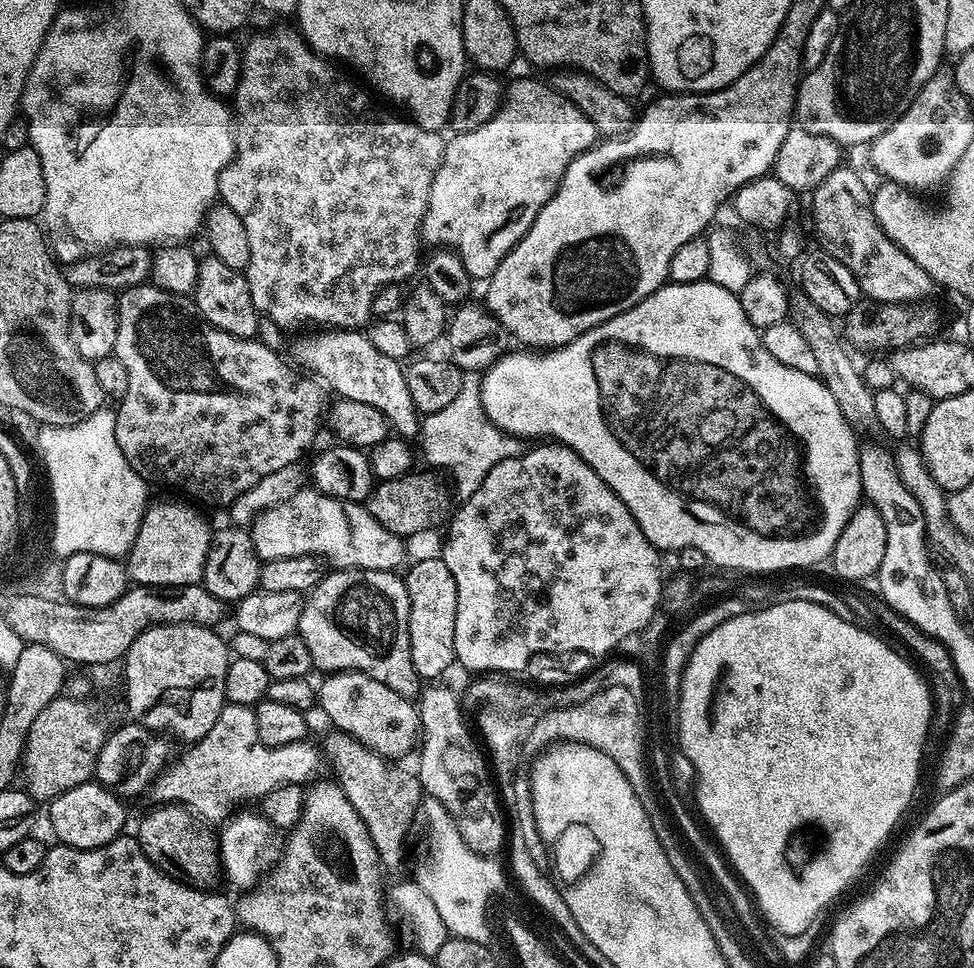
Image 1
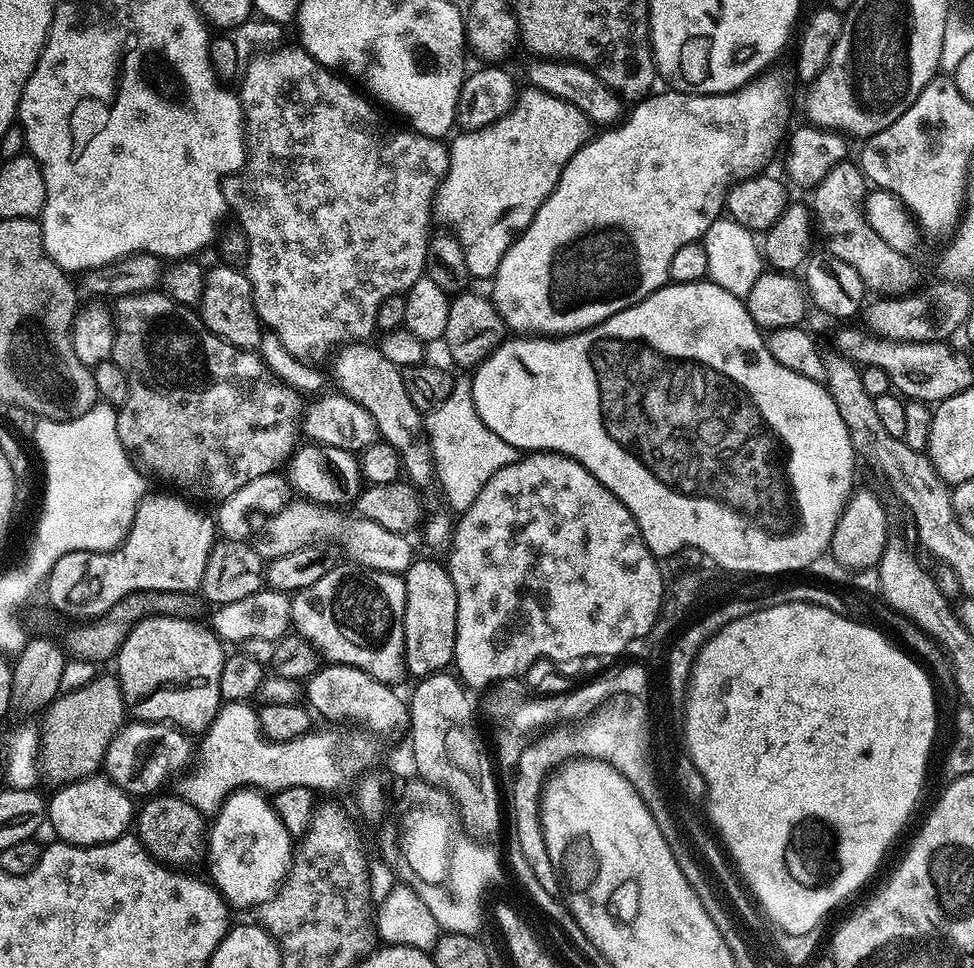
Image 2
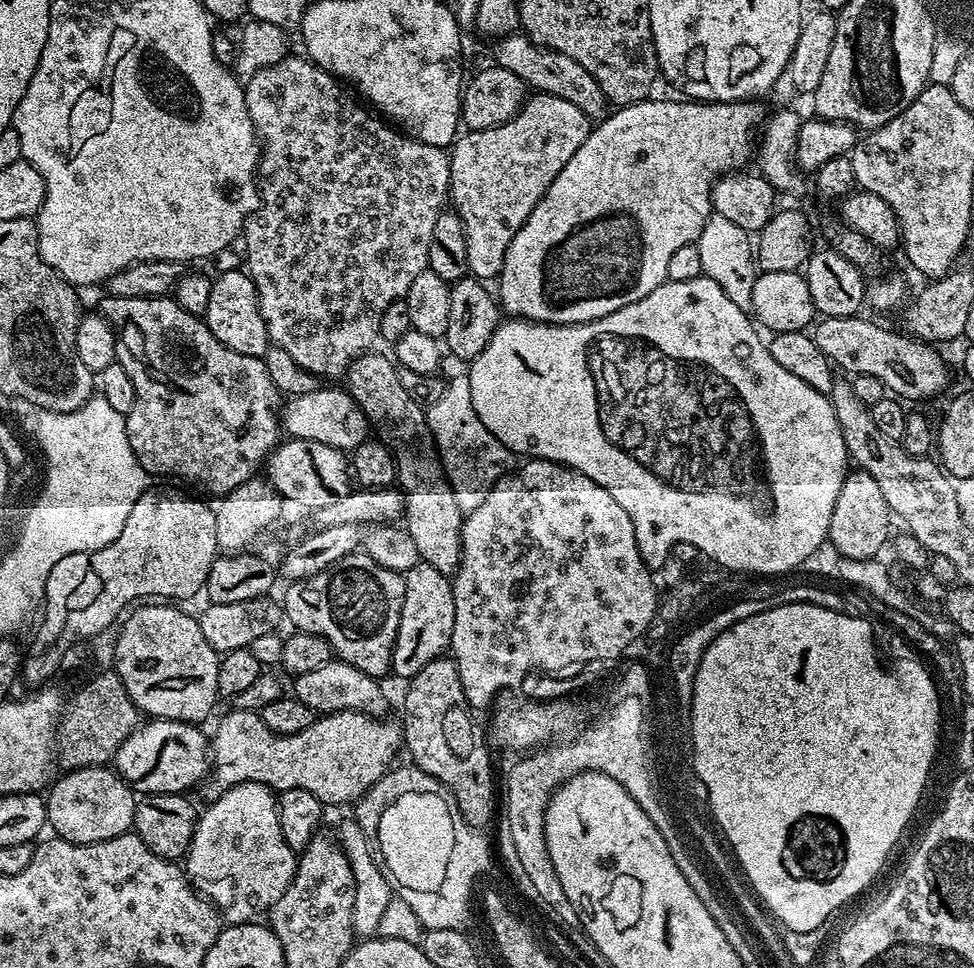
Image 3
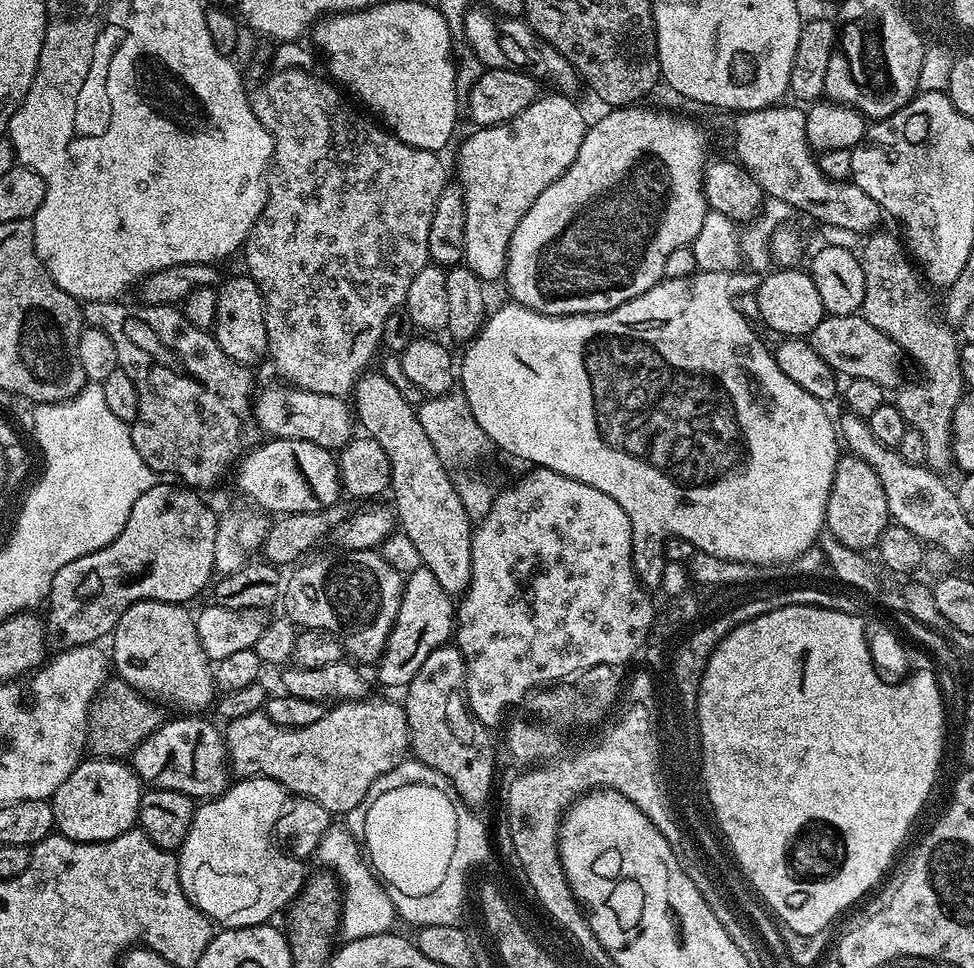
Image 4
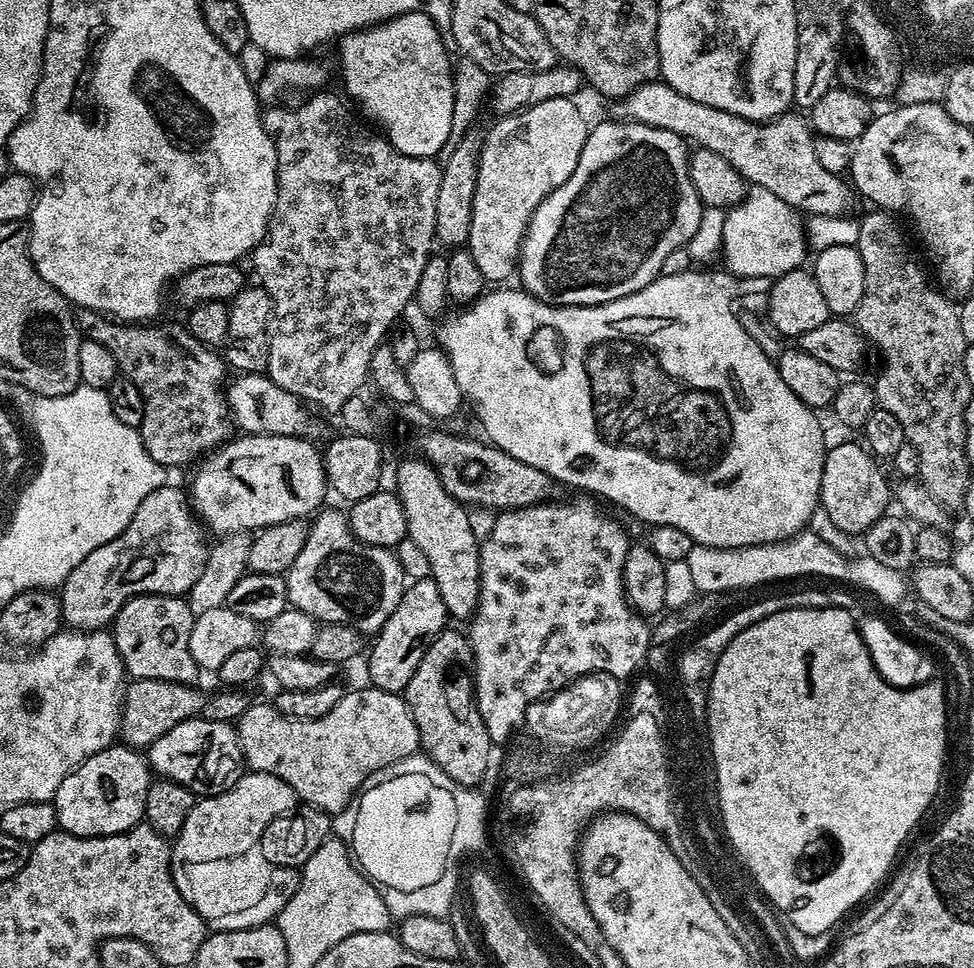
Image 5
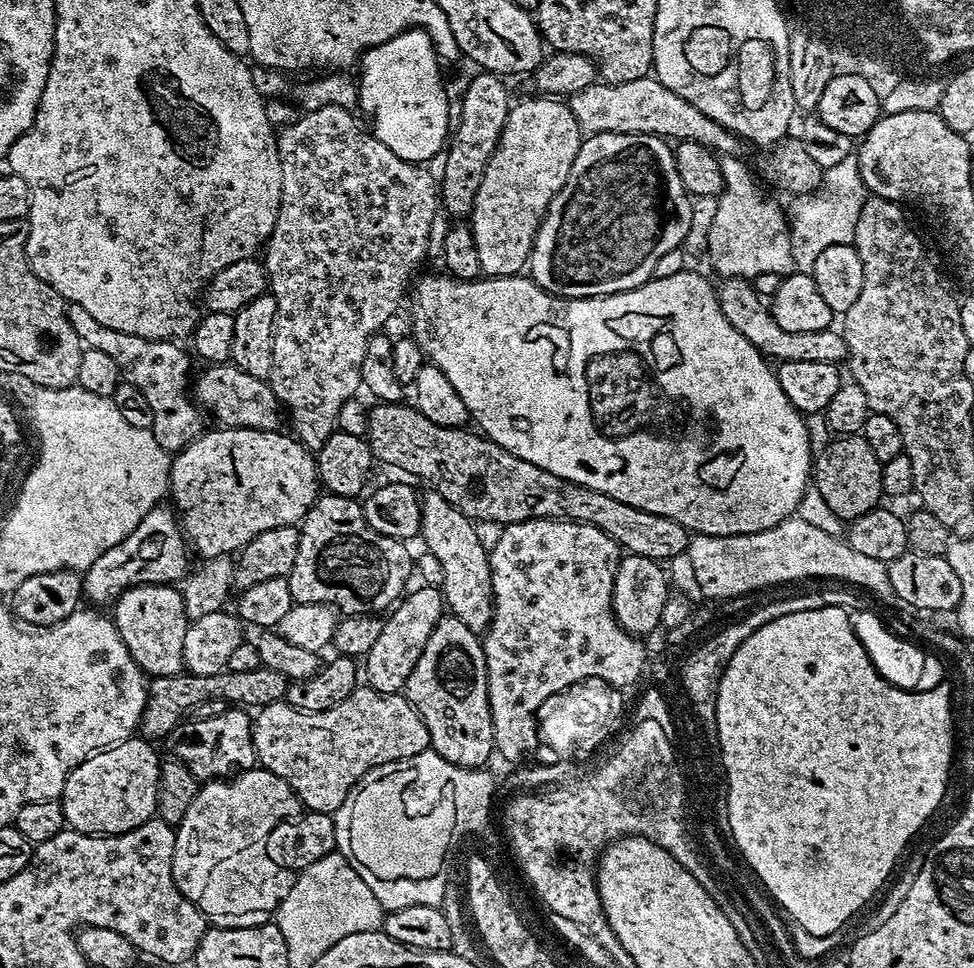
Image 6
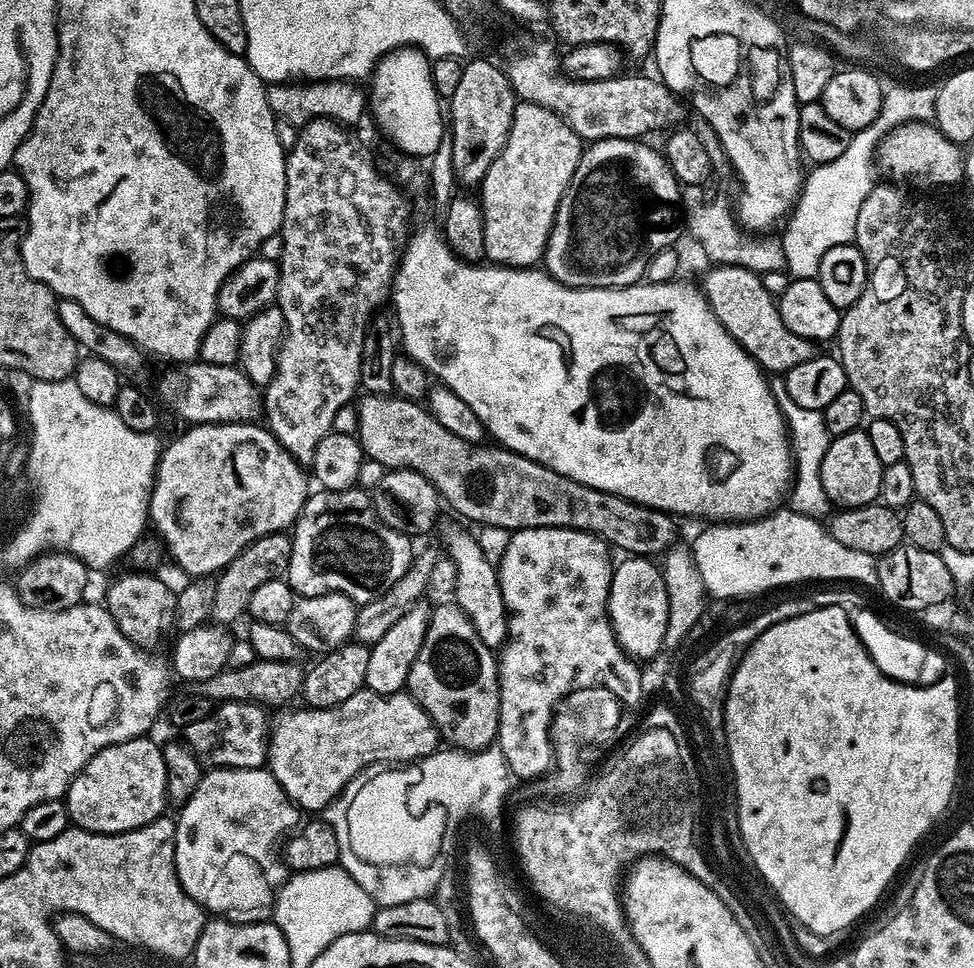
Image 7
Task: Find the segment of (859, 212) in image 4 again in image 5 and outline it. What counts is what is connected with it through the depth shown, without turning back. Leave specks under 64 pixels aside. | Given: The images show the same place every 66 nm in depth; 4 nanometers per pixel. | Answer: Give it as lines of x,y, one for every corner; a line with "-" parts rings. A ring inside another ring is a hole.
655,80
643,84
630,95
617,99
613,104
611,115
615,119
636,121
642,125
654,126
656,129
670,130
678,138
690,141
693,145
719,154
738,170
741,177
751,185
766,188
775,196
779,196
786,204
810,216
836,217
847,215
854,197
851,185
838,174
827,171
821,166
814,151
814,134
811,125
798,116
799,113
787,112
769,121
752,121
740,115
732,115
717,107
706,106
705,103
694,102
685,95
678,94
669,84

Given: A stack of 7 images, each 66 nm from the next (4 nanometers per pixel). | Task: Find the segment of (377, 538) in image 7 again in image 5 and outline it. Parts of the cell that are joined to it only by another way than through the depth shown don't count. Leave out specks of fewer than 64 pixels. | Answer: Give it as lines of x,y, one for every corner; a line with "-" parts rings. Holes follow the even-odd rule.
321,507
315,513
306,542
302,550
298,550
298,558
294,558
288,568
288,603
320,624
349,624
362,634
375,634
380,631
386,618
394,614
394,606
398,606
404,593
406,577
400,560
393,549
364,544
350,530
347,515
336,508
328,507

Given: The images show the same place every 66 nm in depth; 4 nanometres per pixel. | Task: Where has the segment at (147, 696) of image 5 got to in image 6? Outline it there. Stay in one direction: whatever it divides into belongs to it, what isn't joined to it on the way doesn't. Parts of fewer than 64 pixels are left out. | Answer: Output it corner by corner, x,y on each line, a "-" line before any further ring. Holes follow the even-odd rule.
258,667
254,670
229,672
227,670
209,676
199,676
185,671
173,676
157,676
151,681
148,705
140,717
139,731
145,737
163,737
172,732
187,717
192,714
202,702
223,701
229,706
239,706
245,710
259,710
275,700
283,700
284,691
288,689
289,681
282,674
274,674
274,670

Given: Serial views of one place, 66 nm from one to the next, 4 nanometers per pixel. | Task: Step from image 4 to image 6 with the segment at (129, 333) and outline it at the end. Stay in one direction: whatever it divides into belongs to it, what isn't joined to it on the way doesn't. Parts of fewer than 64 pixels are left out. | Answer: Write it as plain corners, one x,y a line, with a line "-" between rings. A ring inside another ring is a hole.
68,304
67,309
68,321
70,326
74,326
74,334
78,334
81,345
110,354
118,366
123,383
133,384
142,390
150,406
152,433
162,450
169,454
181,452
191,440
202,435
206,428
200,421
202,412
188,393
188,371
192,368
193,357
187,351
184,353
179,343
171,340
147,340
134,334
115,332
110,330
110,326
102,326
102,322
95,320
82,306

